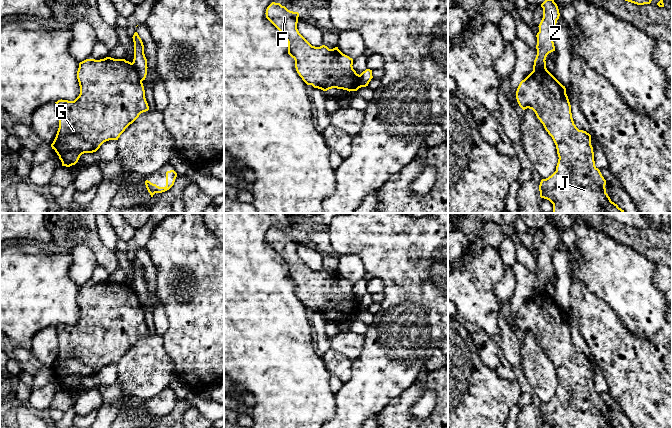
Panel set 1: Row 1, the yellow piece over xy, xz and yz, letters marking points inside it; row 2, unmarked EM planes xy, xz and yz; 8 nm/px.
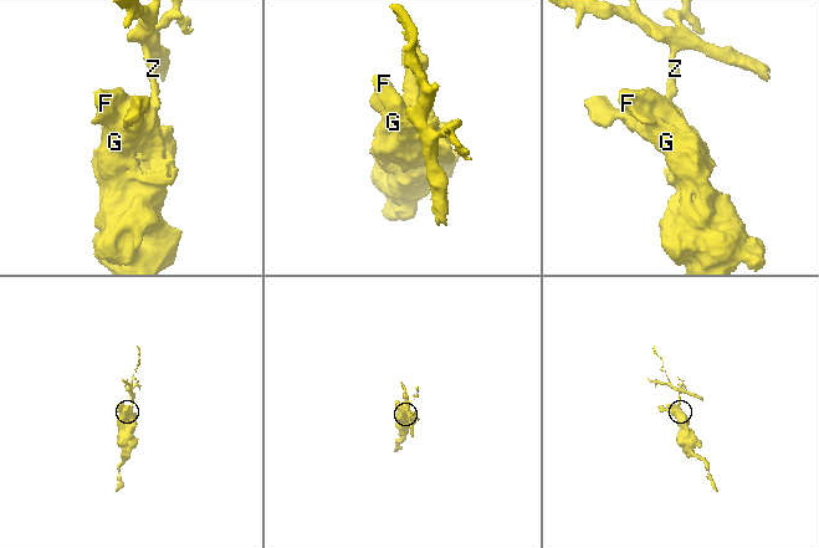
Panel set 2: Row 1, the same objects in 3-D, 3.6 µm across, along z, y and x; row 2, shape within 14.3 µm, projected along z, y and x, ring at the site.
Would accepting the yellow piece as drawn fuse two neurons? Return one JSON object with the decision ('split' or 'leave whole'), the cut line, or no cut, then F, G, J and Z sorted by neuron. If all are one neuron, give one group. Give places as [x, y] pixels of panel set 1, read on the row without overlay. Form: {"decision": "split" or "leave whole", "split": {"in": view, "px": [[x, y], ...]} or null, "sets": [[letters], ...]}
{"decision": "split", "split": {"in": "xy", "px": [[131, 287], [142, 304]]}, "sets": [["F", "G", "J"], ["Z"]]}

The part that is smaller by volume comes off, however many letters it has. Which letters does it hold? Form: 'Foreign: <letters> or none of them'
Foreign: Z

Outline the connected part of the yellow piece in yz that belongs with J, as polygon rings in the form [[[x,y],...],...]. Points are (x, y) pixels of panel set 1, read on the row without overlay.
[[[545,291],[532,295],[516,315],[519,330],[532,333],[552,361],[558,378],[556,395],[539,409],[540,421],[552,428],[615,428],[606,417],[606,404],[595,390],[591,359],[574,348],[571,329],[563,310]]]

